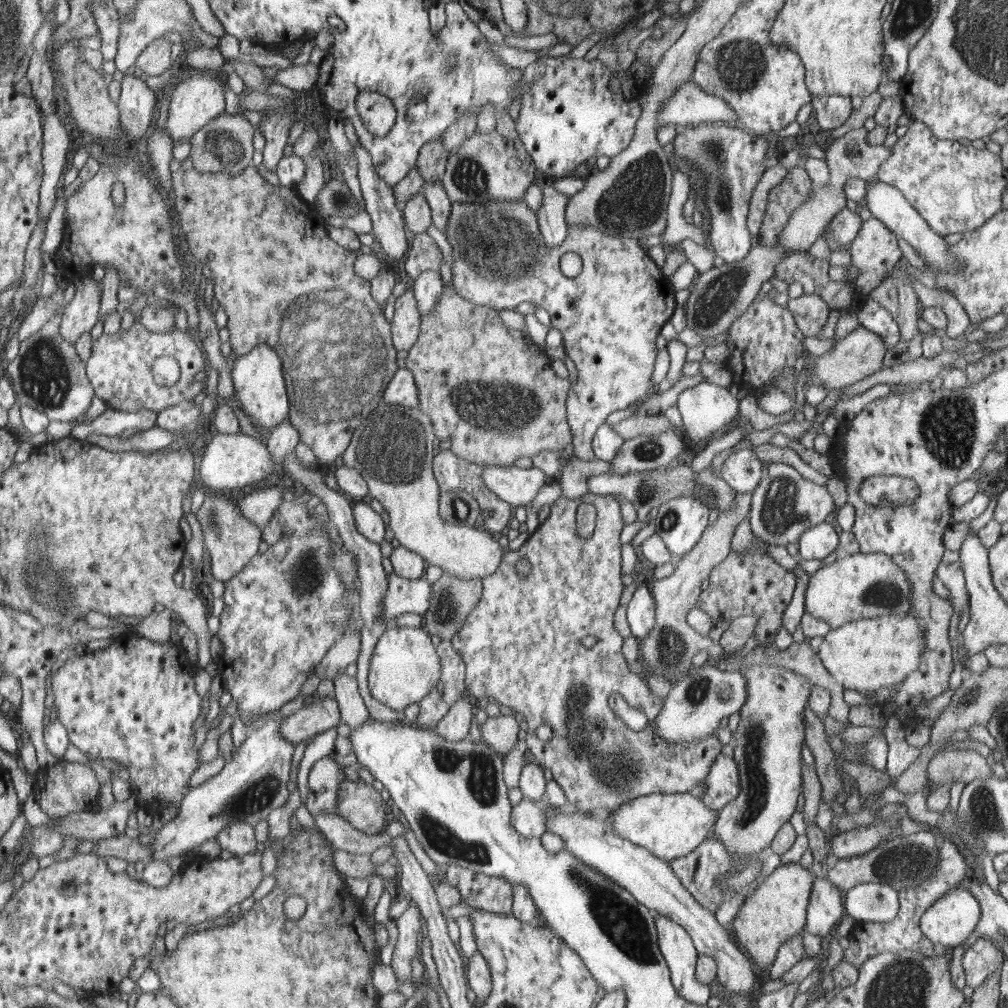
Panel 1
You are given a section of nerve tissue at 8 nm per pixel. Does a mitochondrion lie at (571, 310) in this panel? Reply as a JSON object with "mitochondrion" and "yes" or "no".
{"mitochondrion":"no"}

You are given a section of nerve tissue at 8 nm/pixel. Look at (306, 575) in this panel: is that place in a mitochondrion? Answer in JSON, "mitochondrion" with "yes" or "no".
{"mitochondrion":"yes"}

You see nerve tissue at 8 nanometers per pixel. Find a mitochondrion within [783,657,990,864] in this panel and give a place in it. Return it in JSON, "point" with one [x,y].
{"point":[975,692]}

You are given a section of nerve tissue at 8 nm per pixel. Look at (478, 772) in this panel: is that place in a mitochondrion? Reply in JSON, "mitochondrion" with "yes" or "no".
{"mitochondrion":"yes"}

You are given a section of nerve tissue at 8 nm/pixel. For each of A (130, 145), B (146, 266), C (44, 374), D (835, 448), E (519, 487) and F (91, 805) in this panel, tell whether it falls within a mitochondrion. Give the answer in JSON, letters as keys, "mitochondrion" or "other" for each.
{"A":"other","B":"mitochondrion","C":"mitochondrion","D":"other","E":"other","F":"other"}

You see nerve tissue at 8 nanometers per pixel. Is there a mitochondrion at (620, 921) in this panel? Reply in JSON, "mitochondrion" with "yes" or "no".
{"mitochondrion":"yes"}

